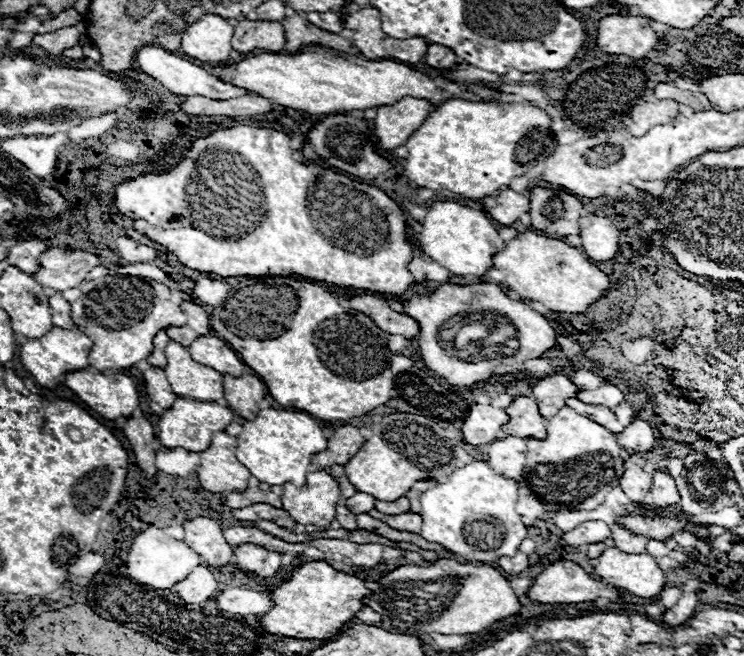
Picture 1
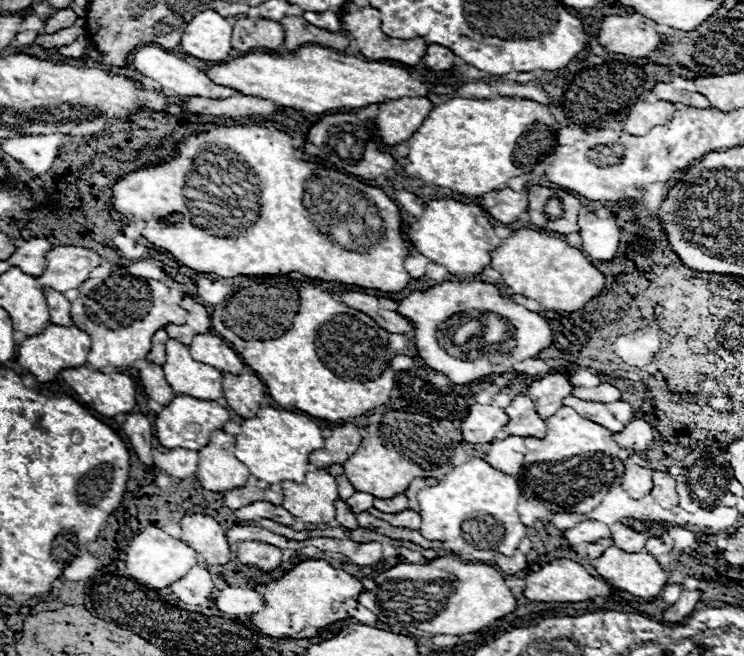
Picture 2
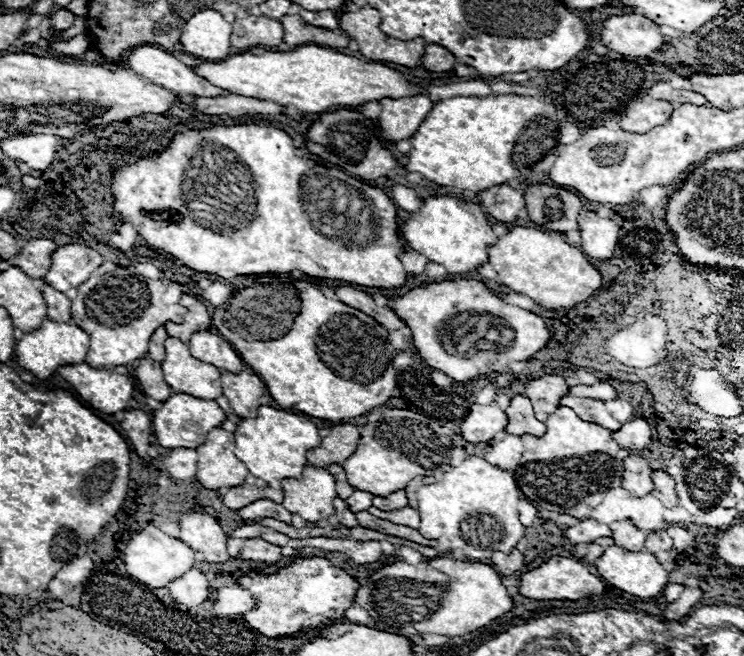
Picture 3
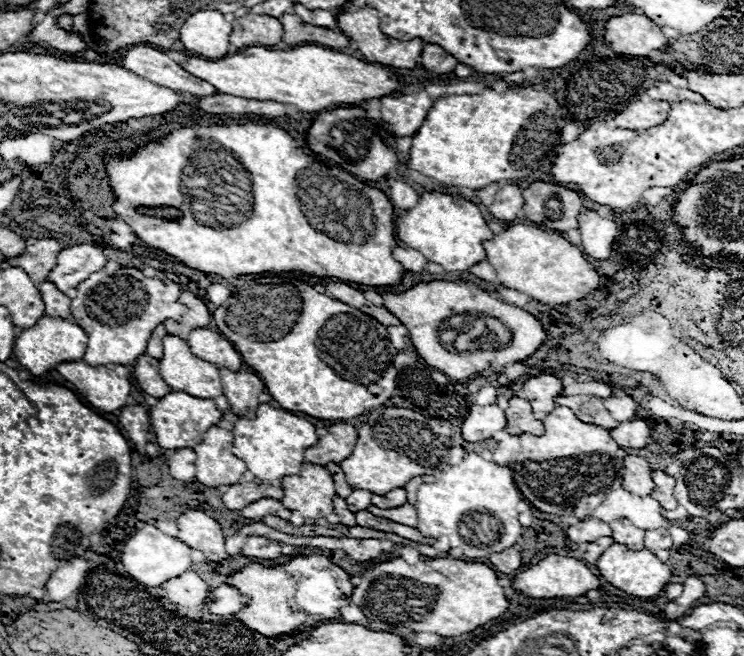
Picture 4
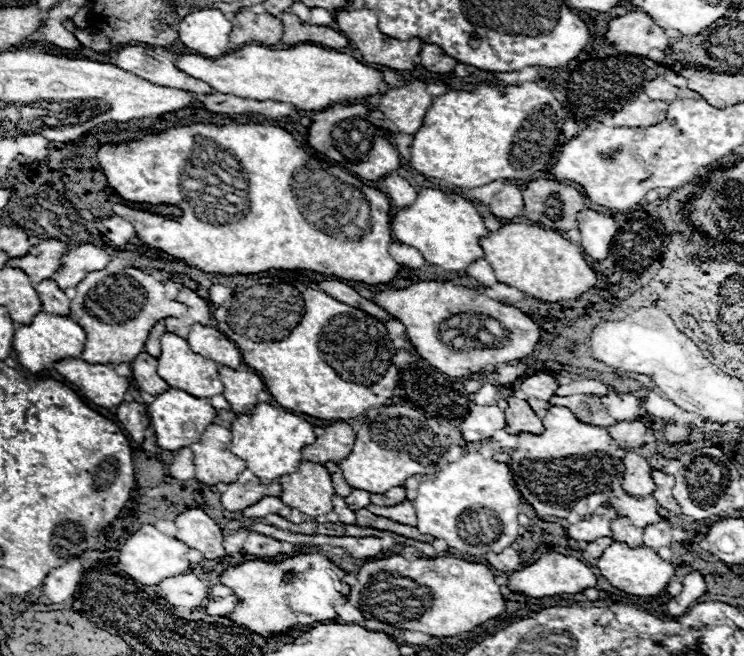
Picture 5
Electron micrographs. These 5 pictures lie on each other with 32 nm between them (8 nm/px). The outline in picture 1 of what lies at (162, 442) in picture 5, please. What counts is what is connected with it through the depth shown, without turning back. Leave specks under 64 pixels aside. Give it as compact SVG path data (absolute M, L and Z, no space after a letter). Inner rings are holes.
M178 396L172 408L164 410L164 414L158 418L158 440L166 448L184 448L190 452L202 452L204 448L210 446L212 434L224 430L232 422L234 414L228 406L220 406L218 402L200 402L192 398L182 398Z

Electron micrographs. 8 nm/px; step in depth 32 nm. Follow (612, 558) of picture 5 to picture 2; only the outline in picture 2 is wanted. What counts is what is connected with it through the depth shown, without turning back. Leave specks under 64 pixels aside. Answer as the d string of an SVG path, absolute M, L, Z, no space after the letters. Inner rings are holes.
M610 546L600 558L592 560L592 566L606 584L640 598L658 596L668 582L666 570L648 552L634 554Z

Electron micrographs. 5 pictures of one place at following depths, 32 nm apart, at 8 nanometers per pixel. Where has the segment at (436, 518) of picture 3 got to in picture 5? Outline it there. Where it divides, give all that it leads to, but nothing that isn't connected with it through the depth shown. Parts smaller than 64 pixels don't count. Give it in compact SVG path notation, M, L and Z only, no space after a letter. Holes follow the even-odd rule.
M472 450L472 452L464 454L458 462L452 462L444 470L440 470L434 480L426 480L426 482L420 484L418 496L414 500L416 518L418 518L416 528L422 534L430 534L434 538L446 540L446 544L450 548L460 550L466 560L484 562L484 558L482 558L484 554L502 552L506 546L510 546L520 536L520 524L518 524L518 504L520 504L520 500L522 500L522 494L514 486L512 470L506 464L496 462L492 458L484 458L480 452ZM502 516L504 516L504 532L498 532L498 528L500 528L498 522L500 522Z

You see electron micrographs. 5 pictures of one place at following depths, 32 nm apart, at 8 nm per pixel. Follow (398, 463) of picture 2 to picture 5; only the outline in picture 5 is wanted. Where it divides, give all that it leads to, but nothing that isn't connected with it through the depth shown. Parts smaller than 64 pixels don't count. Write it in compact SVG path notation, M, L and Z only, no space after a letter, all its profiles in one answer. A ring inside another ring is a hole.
M364 424L364 432L360 432L360 440L354 442L352 454L338 462L338 468L346 476L346 482L352 488L368 490L372 494L382 494L394 486L402 486L408 476L428 474L428 468L420 464L420 460L412 460L408 452L400 452L400 448L384 448L384 444L376 444L372 436L368 436L368 424Z

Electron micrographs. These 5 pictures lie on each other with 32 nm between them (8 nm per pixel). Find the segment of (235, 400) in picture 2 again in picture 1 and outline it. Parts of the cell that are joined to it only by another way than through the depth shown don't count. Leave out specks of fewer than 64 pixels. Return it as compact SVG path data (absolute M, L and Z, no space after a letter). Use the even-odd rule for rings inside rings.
M224 374L224 398L240 418L254 420L256 412L260 410L258 404L266 396L266 392L268 388L256 376L246 374L236 378Z

